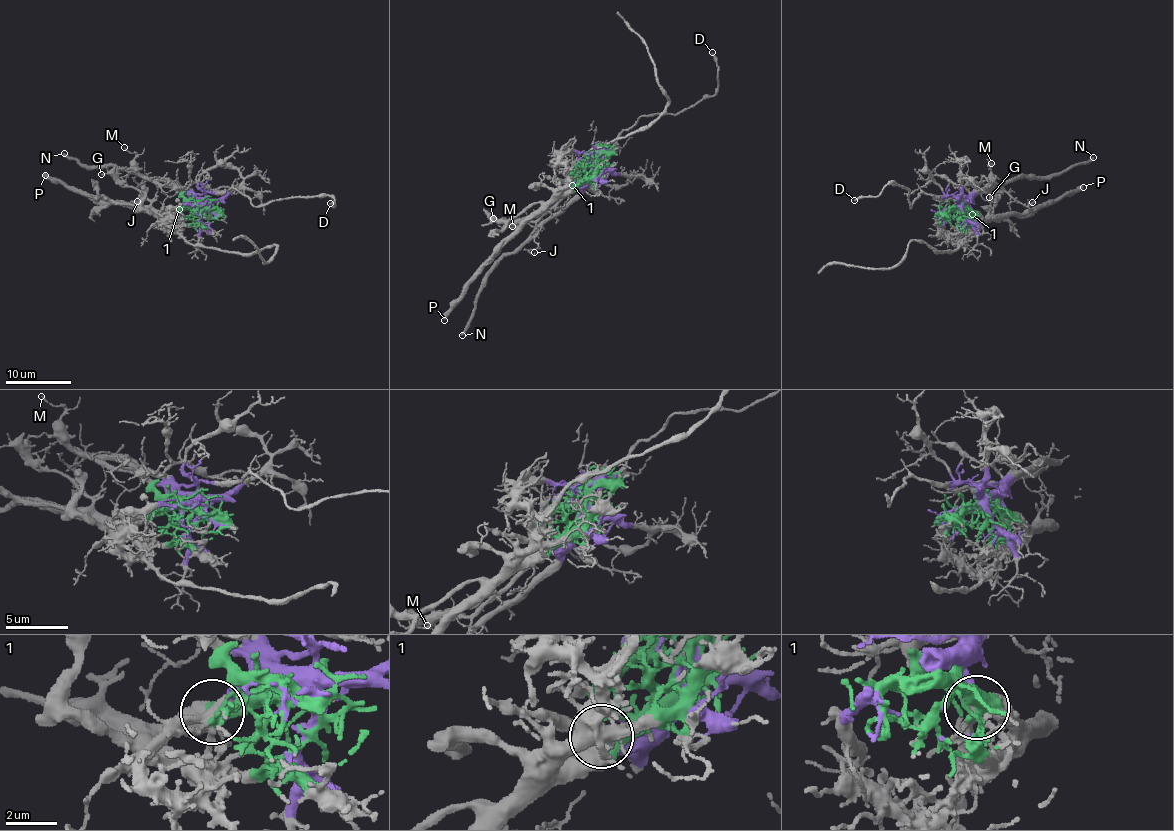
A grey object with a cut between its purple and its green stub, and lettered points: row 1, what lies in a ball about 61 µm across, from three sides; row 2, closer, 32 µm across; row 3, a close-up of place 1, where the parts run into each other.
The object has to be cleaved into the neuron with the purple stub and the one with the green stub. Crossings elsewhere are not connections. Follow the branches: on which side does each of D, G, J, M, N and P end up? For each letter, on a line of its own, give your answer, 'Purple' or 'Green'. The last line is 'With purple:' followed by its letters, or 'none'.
D: Purple
G: Green
J: Purple
M: Purple
N: Purple
P: Green
With purple: D, J, M, N

